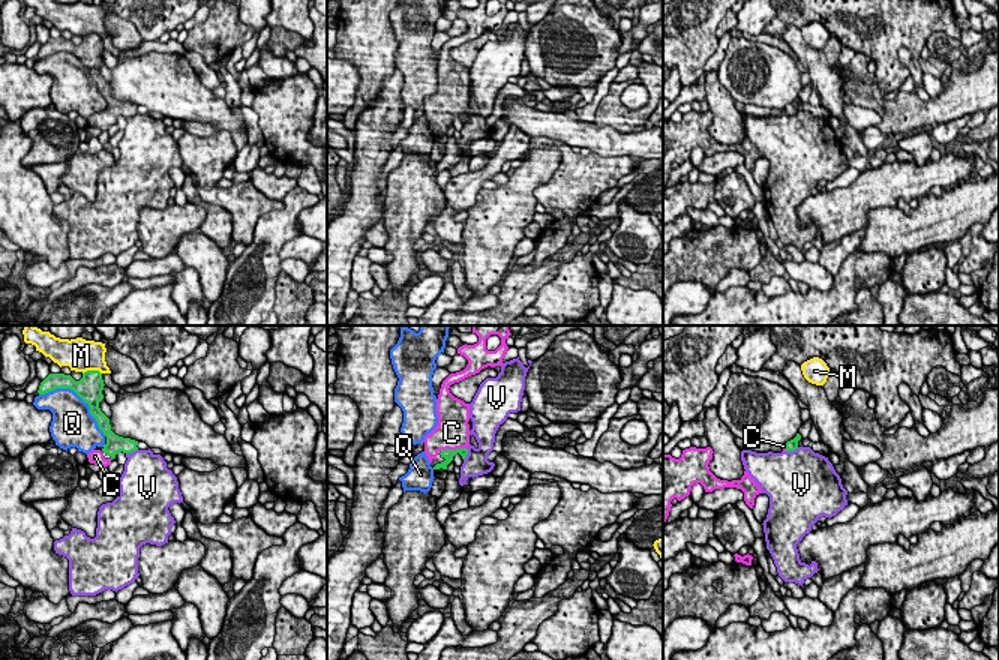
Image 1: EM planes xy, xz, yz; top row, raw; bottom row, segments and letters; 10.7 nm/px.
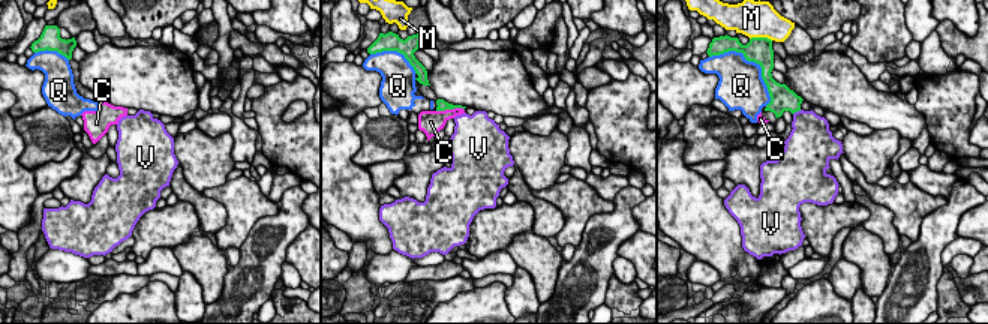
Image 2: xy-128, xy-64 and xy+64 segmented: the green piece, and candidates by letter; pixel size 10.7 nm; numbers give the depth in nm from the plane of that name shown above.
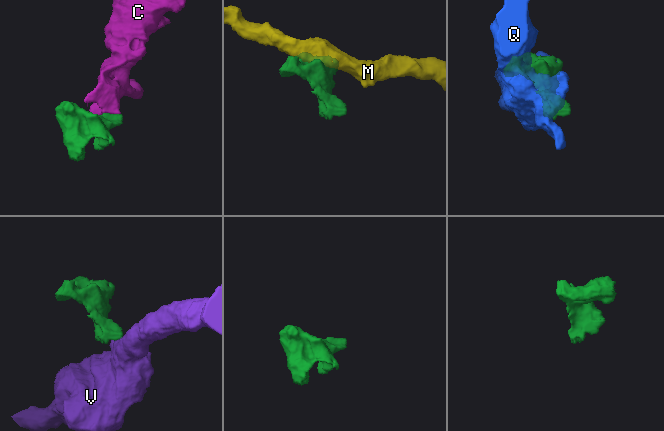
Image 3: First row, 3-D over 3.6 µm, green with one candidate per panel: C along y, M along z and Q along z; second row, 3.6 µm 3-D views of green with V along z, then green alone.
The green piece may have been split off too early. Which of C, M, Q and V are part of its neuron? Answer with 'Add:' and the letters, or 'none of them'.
Add: C

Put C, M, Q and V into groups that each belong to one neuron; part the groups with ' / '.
C / M / Q / V

